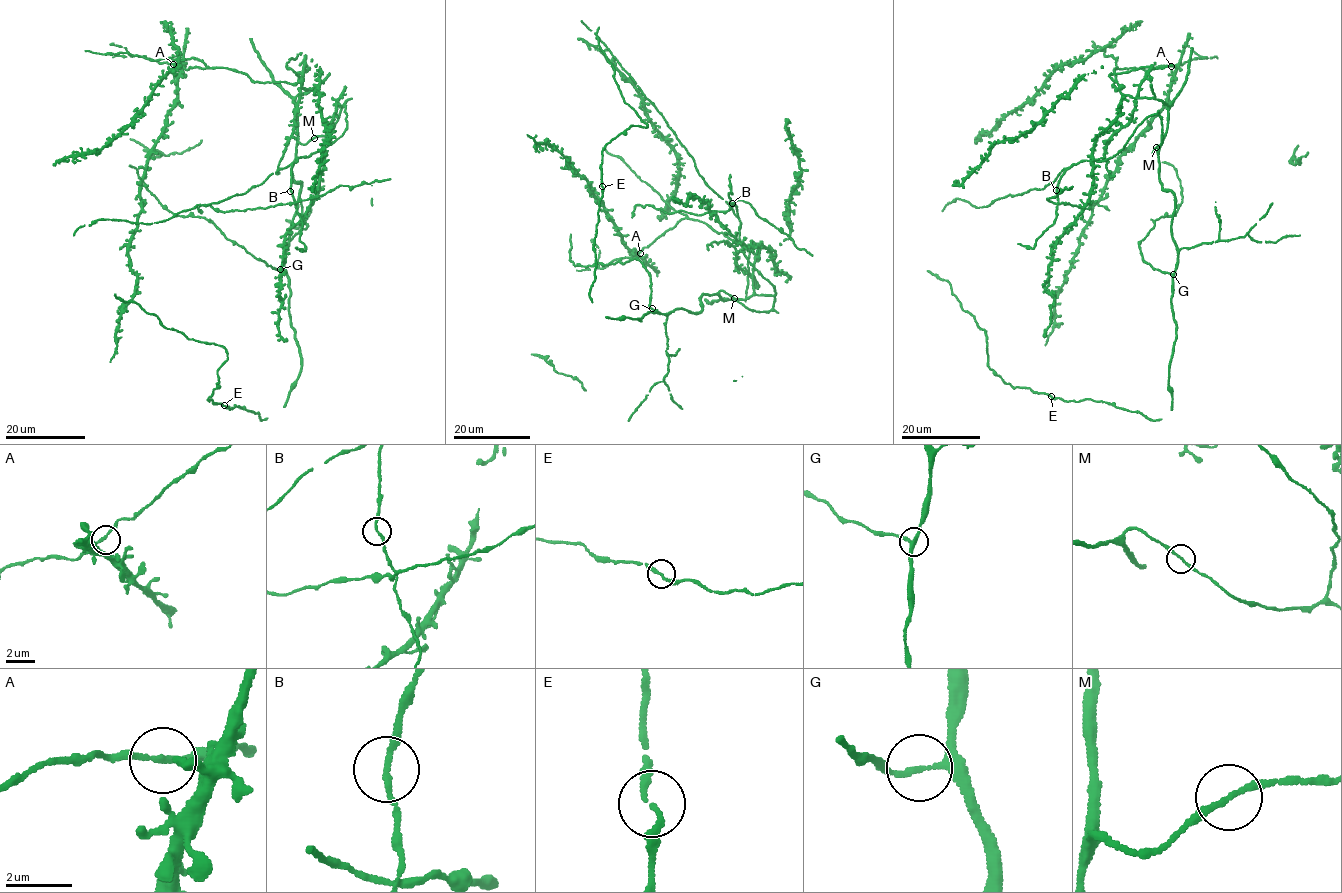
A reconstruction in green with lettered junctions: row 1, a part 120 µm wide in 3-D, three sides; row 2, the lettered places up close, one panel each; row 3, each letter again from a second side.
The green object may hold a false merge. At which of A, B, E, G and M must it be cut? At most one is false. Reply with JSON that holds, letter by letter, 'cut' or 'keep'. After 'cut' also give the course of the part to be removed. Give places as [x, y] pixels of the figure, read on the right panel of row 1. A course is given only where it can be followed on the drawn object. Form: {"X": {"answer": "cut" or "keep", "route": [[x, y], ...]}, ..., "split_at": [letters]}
{"A": {"answer": "keep"}, "B": {"answer": "keep"}, "E": {"answer": "keep"}, "G": {"answer": "keep"}, "M": {"answer": "keep"}, "split_at": []}

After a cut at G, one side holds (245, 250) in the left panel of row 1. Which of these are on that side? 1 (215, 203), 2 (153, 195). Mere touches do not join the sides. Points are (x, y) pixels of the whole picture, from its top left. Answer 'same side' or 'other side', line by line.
1: other side
2: same side

